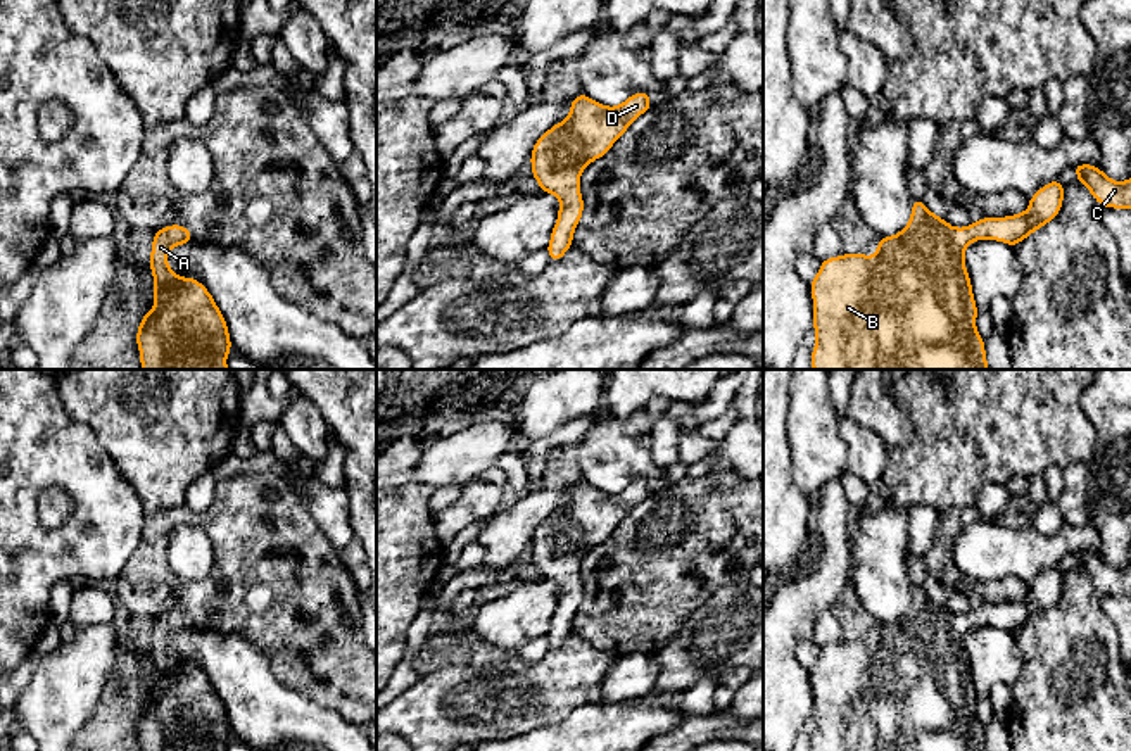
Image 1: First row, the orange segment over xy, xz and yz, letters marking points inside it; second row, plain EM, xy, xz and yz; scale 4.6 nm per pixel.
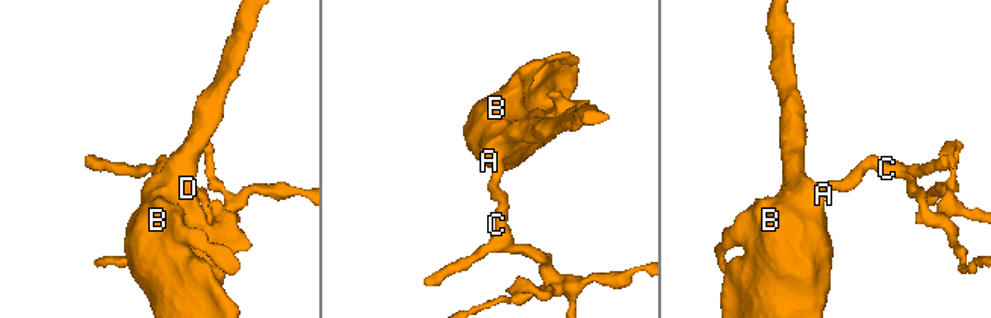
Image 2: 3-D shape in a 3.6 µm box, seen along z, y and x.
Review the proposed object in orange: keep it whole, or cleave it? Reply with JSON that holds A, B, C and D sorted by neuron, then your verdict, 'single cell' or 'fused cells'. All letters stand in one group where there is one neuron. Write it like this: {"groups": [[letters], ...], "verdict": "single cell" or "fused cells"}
{"groups": [["A", "B", "C", "D"]], "verdict": "single cell"}

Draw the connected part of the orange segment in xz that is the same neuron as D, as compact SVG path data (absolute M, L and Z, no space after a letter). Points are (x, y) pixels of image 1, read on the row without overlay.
M637 478L618 494L606 494L578 480L572 487L570 502L534 530L532 563L542 580L556 580L559 585L558 608L546 635L549 647L561 647L573 630L573 618L584 601L584 584L578 577L582 558L604 544L627 514L651 494L649 478Z

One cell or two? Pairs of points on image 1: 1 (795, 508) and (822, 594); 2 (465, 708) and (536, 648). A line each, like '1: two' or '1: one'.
1: two
2: two

